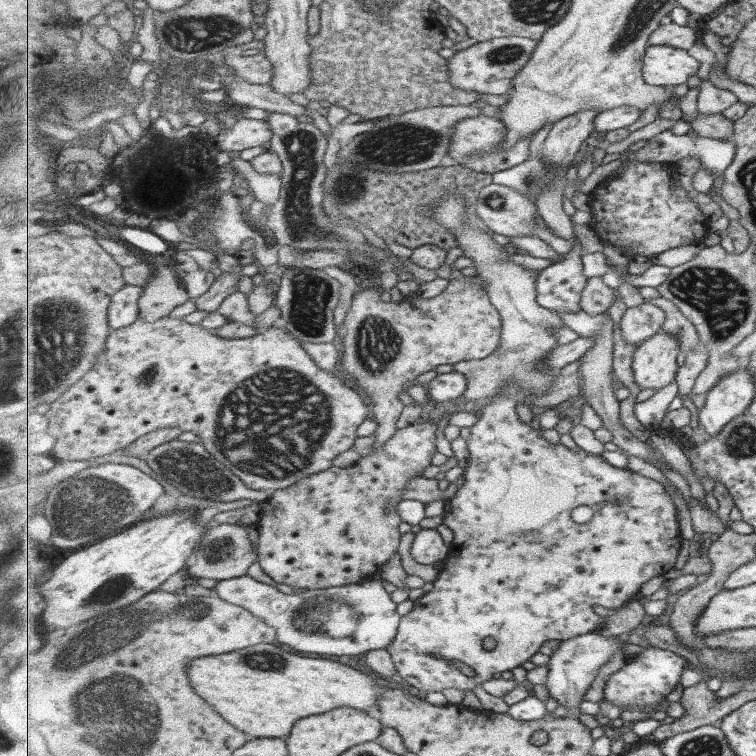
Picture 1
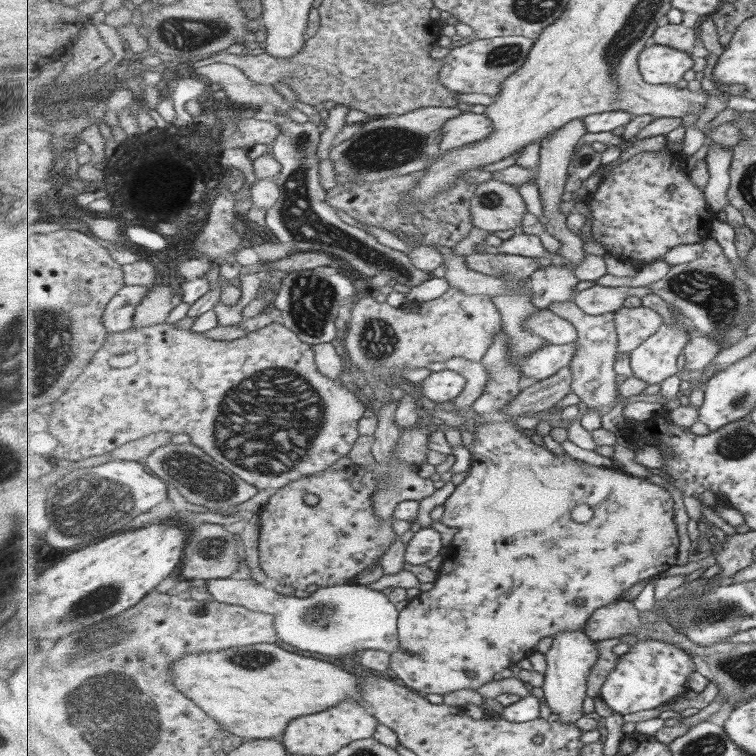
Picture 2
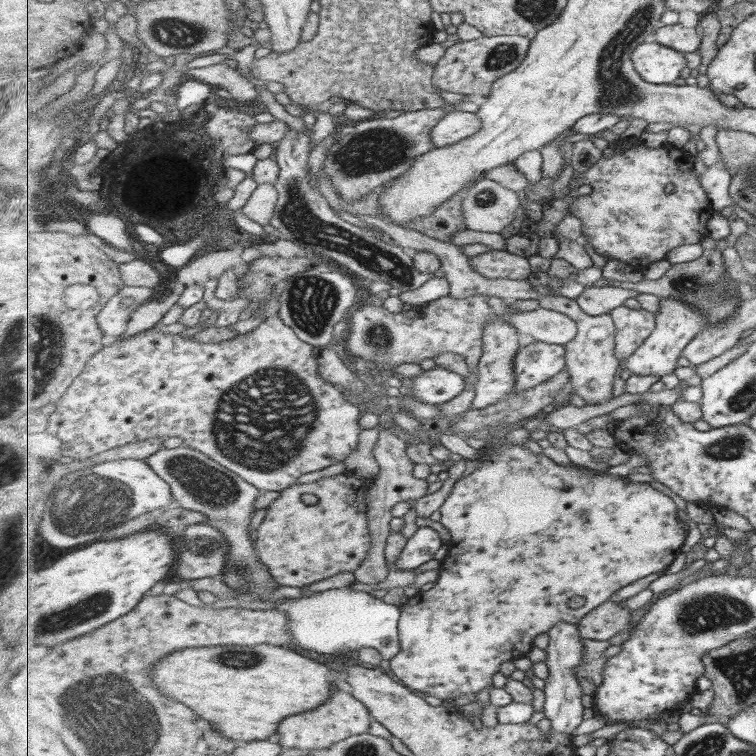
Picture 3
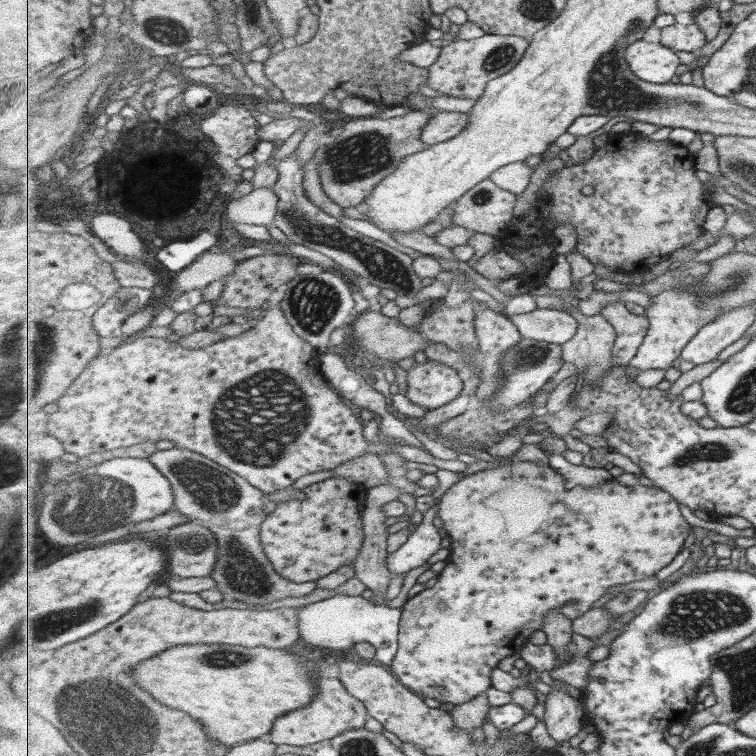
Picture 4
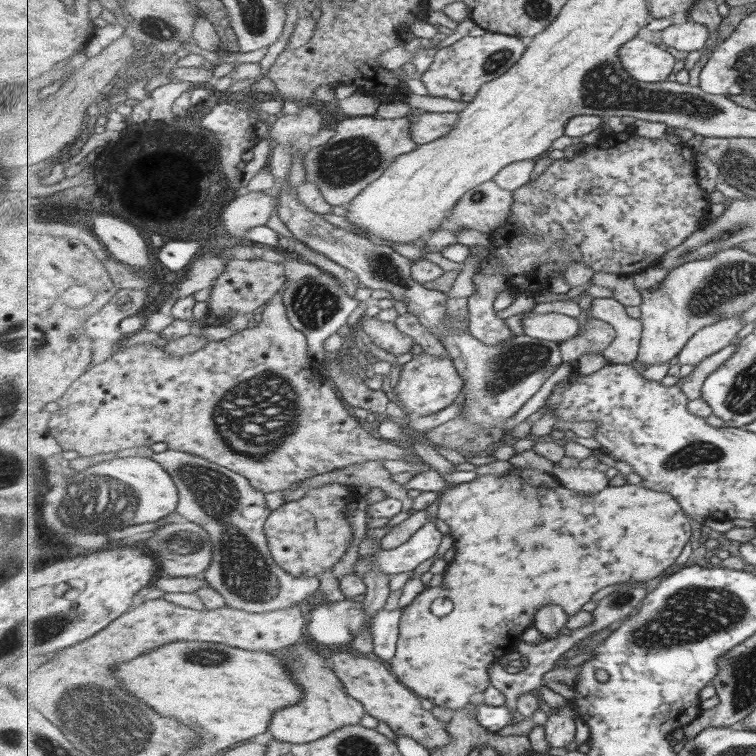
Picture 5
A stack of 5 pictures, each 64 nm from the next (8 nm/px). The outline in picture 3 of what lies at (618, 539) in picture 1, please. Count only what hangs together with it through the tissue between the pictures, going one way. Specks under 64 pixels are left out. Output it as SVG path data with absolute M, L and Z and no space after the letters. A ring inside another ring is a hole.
M502 320L487 322L487 326L485 326L485 350L478 366L480 379L473 408L487 408L487 406L503 401L515 394L517 381L515 381L514 367L515 356L519 350L519 334L513 324ZM490 431L485 439L489 440L489 443L486 444L485 448L479 450L480 459L478 461L481 463L480 467L470 475L459 478L439 508L442 514L440 522L449 530L451 536L449 551L443 558L435 586L428 591L421 590L421 592L410 598L408 603L401 606L402 615L398 624L401 652L395 658L392 658L390 662L392 672L405 686L408 686L414 692L435 696L442 701L459 698L463 694L472 693L474 695L486 688L490 688L494 684L495 674L501 670L501 664L507 662L507 660L512 661L515 658L525 657L527 652L533 648L535 637L538 634L549 632L552 626L561 621L578 626L584 616L587 616L599 605L607 603L611 594L617 592L617 590L621 590L621 588L625 588L625 586L629 586L629 584L633 584L633 582L637 582L637 580L641 580L645 576L651 576L655 572L663 572L663 570L669 568L669 564L673 564L673 560L680 553L681 546L685 542L685 536L687 536L687 531L683 530L683 526L679 522L679 512L677 511L675 500L671 496L667 496L665 492L657 490L657 486L650 486L647 483L631 483L625 477L615 477L606 472L598 473L595 470L578 466L559 466L553 459L547 457L544 452L533 454L522 444L499 445L503 444L503 440L505 440L505 435L499 435L499 433L493 435ZM521 528L533 528L533 534L535 534L535 528L537 528L541 544L537 544L539 546L537 550L535 548L533 550L527 548L525 556L519 556L519 558L517 556L511 558L511 554L509 556L501 554L501 560L499 560L497 558L499 556L499 552L497 552L499 546L511 548L513 544L497 542L497 538L493 538L493 536L491 536L491 542L487 542L483 538L481 540L473 540L473 538L467 540L467 534L471 530L491 530L491 534L495 534L495 532L521 532ZM473 544L479 546L481 552L475 552L473 548L469 548L469 550L465 548L465 546L473 546Z

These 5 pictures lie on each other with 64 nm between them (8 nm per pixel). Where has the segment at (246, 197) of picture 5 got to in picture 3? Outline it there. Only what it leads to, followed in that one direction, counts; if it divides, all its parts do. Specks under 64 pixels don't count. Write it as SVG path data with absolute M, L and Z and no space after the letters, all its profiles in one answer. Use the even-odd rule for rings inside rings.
M274 183L258 184L241 211L251 220L269 225L276 211L278 196Z

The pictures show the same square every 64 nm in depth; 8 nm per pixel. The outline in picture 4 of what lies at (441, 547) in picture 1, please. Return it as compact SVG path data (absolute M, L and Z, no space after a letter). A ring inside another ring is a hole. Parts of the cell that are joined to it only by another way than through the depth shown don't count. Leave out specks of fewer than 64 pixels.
M437 469L435 476L439 478L439 486L430 494L433 505L421 512L421 522L409 534L409 538L404 540L401 548L388 553L388 567L395 576L405 575L409 570L423 566L433 554L437 554L441 550L443 533L439 534L439 530L435 528L432 519L437 514L440 499L444 493L449 487L465 478L466 475Z

